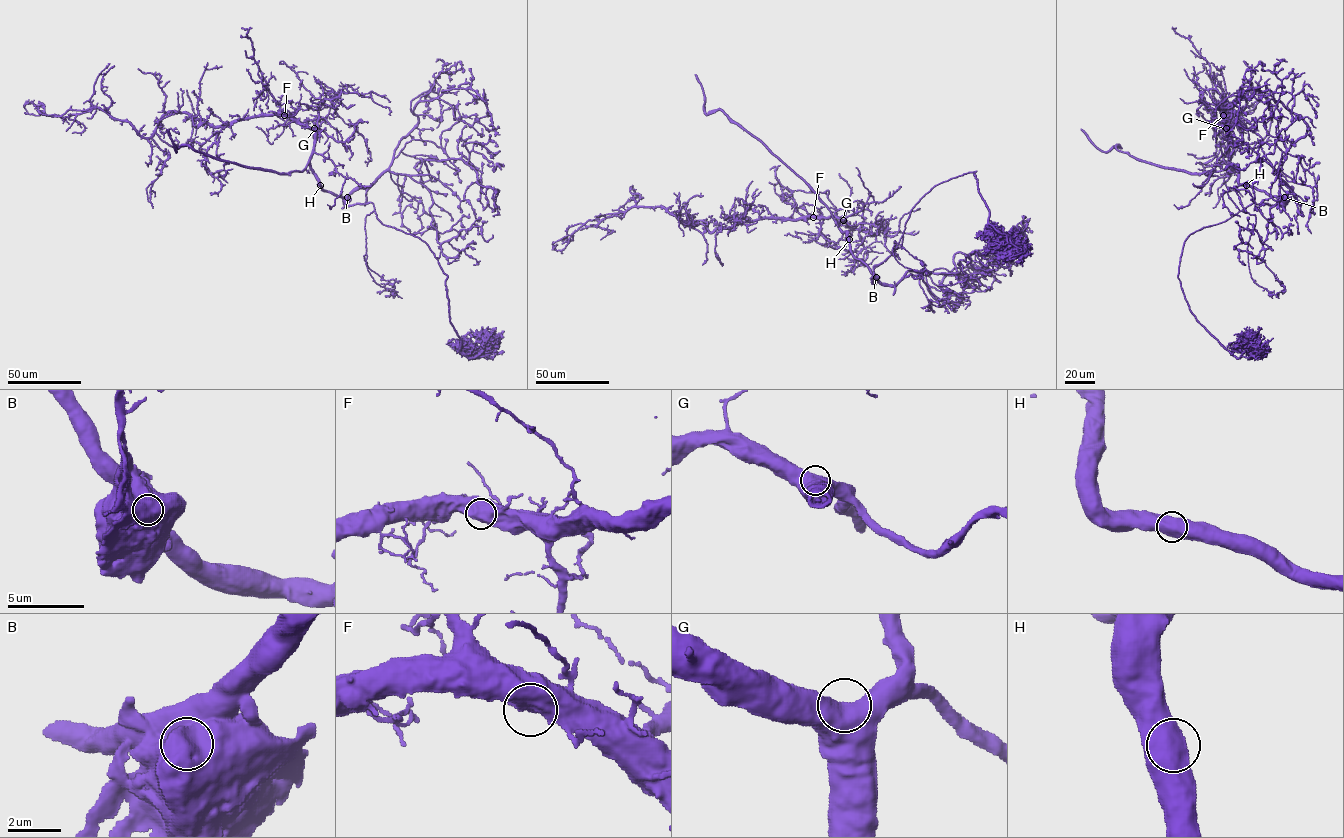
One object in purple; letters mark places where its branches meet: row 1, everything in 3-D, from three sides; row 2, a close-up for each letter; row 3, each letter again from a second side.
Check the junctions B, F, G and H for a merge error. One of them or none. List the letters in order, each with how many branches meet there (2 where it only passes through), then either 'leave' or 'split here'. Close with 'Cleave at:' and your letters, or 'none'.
B: 1 | split here
F: 1 | leave
G: 1 | leave
H: 1 | leave
Cleave at: B

